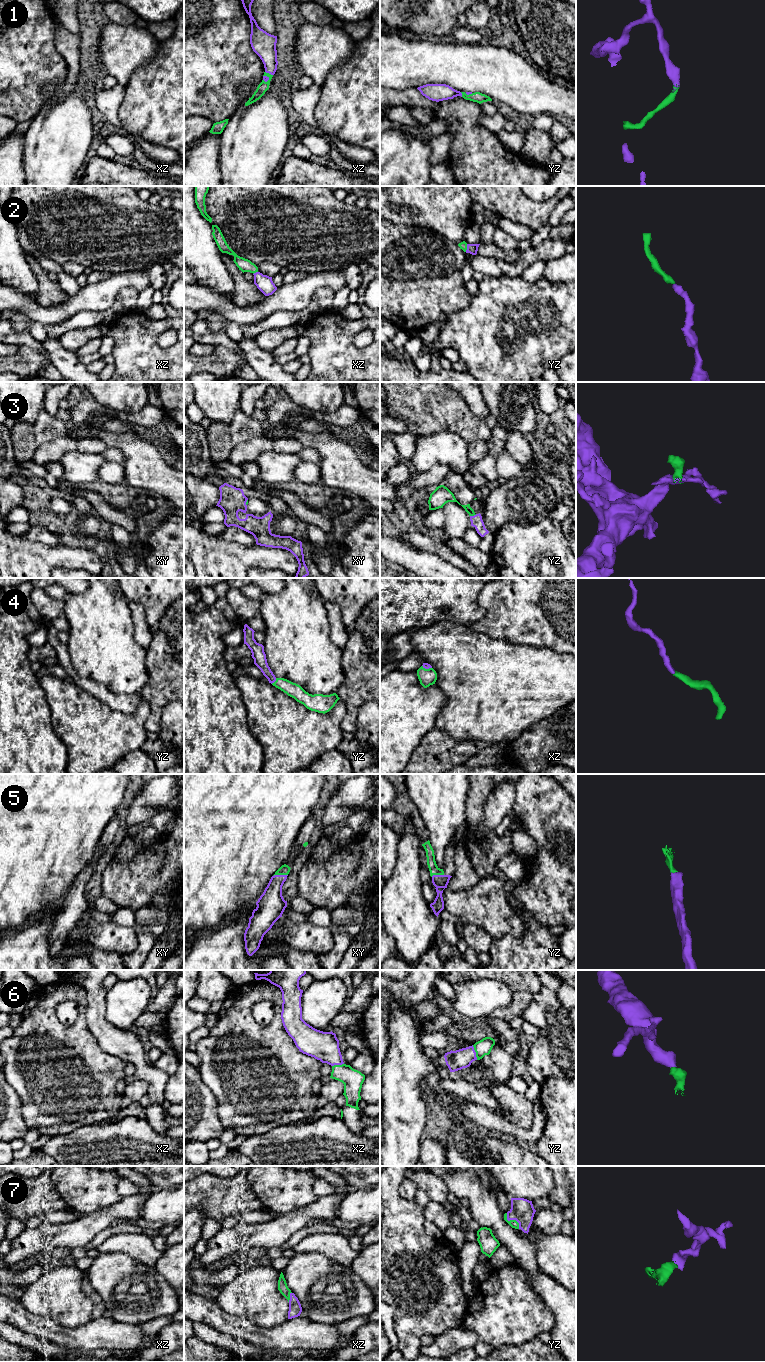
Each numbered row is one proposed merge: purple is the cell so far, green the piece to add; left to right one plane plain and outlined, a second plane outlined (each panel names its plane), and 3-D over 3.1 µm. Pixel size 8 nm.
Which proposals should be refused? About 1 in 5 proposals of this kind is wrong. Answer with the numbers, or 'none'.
3

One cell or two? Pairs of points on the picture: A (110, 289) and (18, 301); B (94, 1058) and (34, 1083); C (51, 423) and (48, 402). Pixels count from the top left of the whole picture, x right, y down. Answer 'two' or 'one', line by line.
A: one
B: one
C: two

